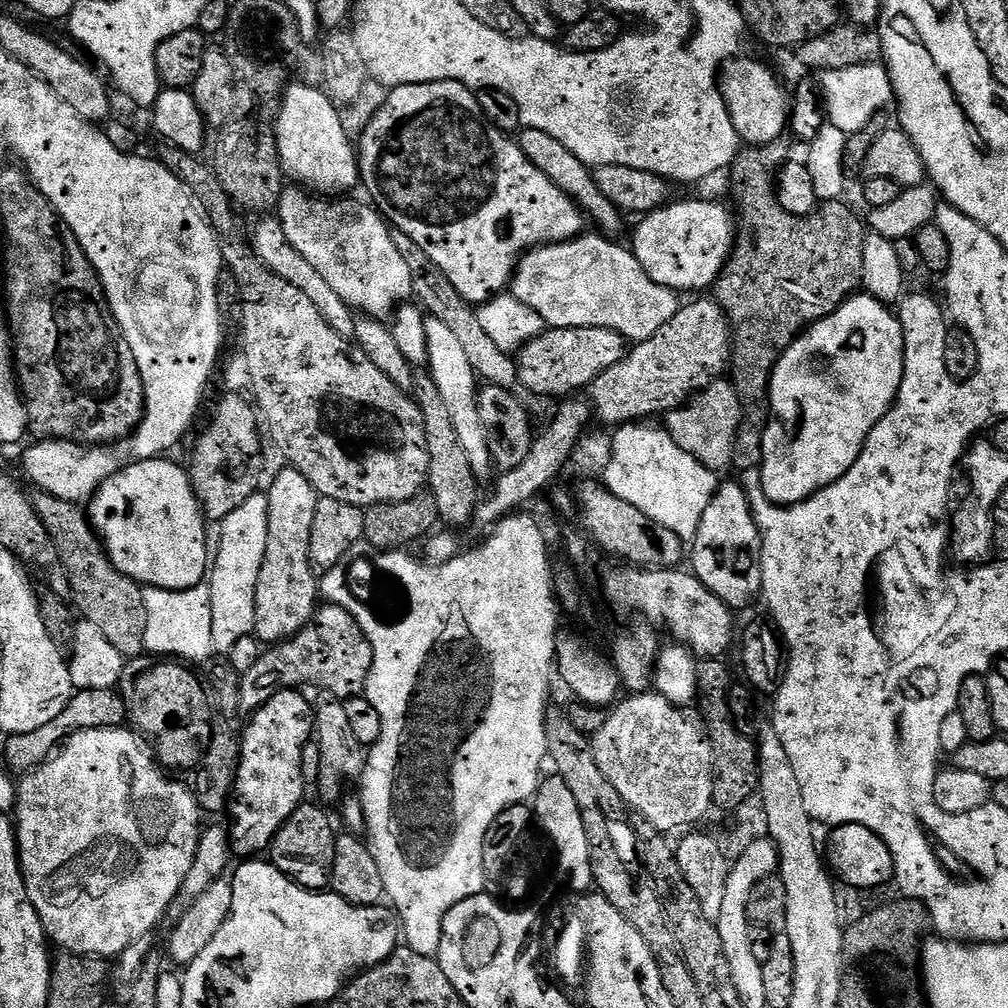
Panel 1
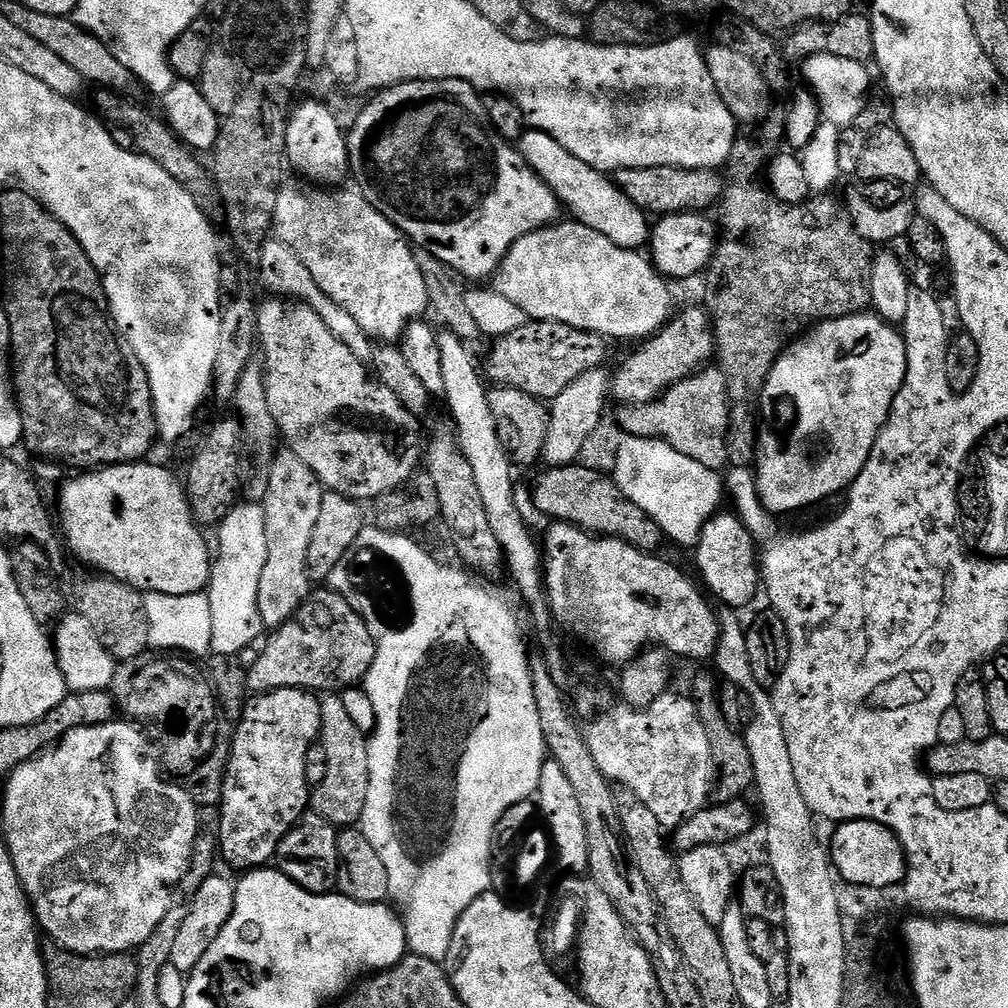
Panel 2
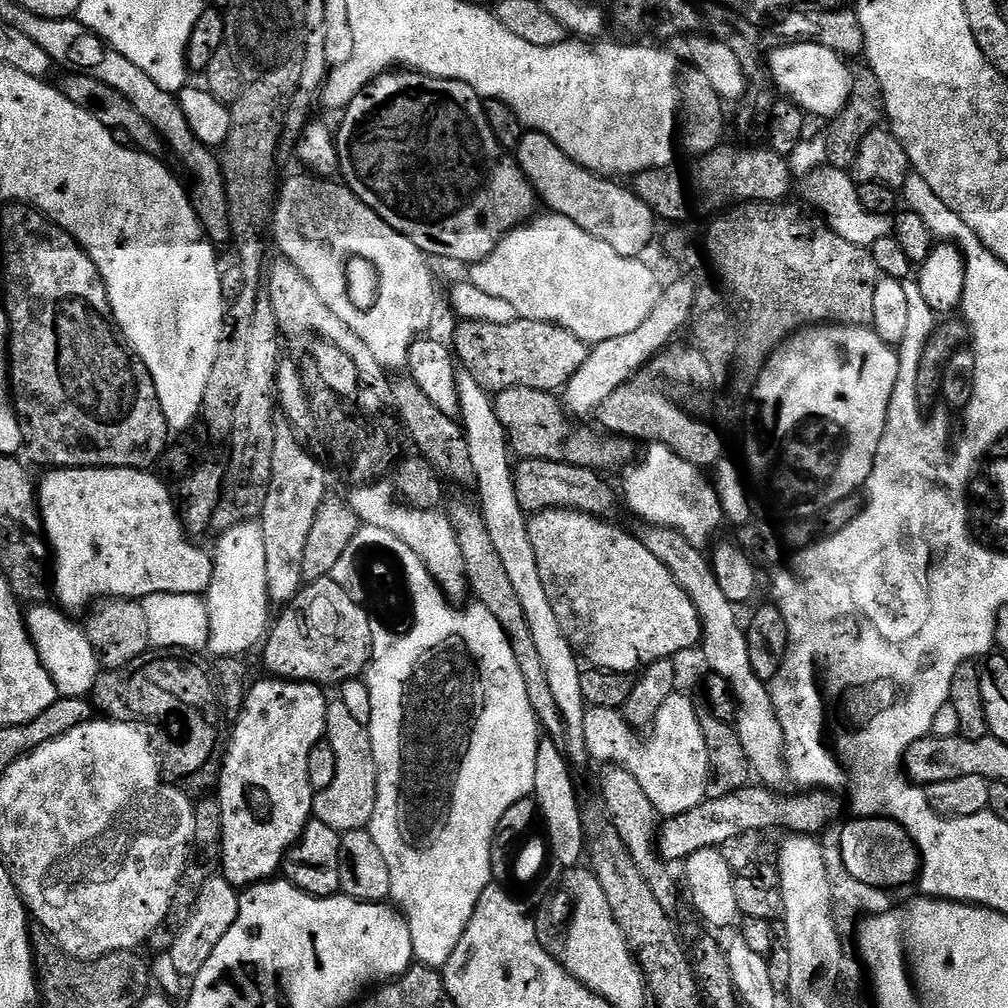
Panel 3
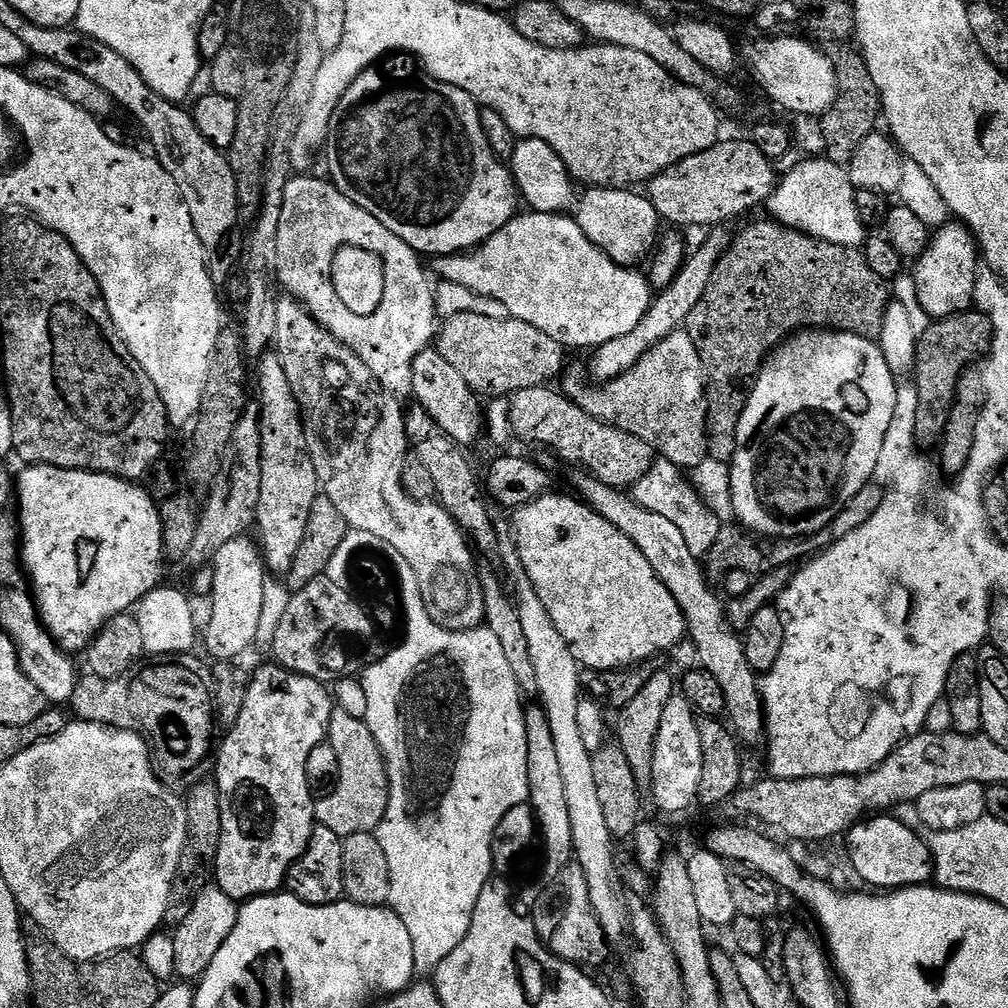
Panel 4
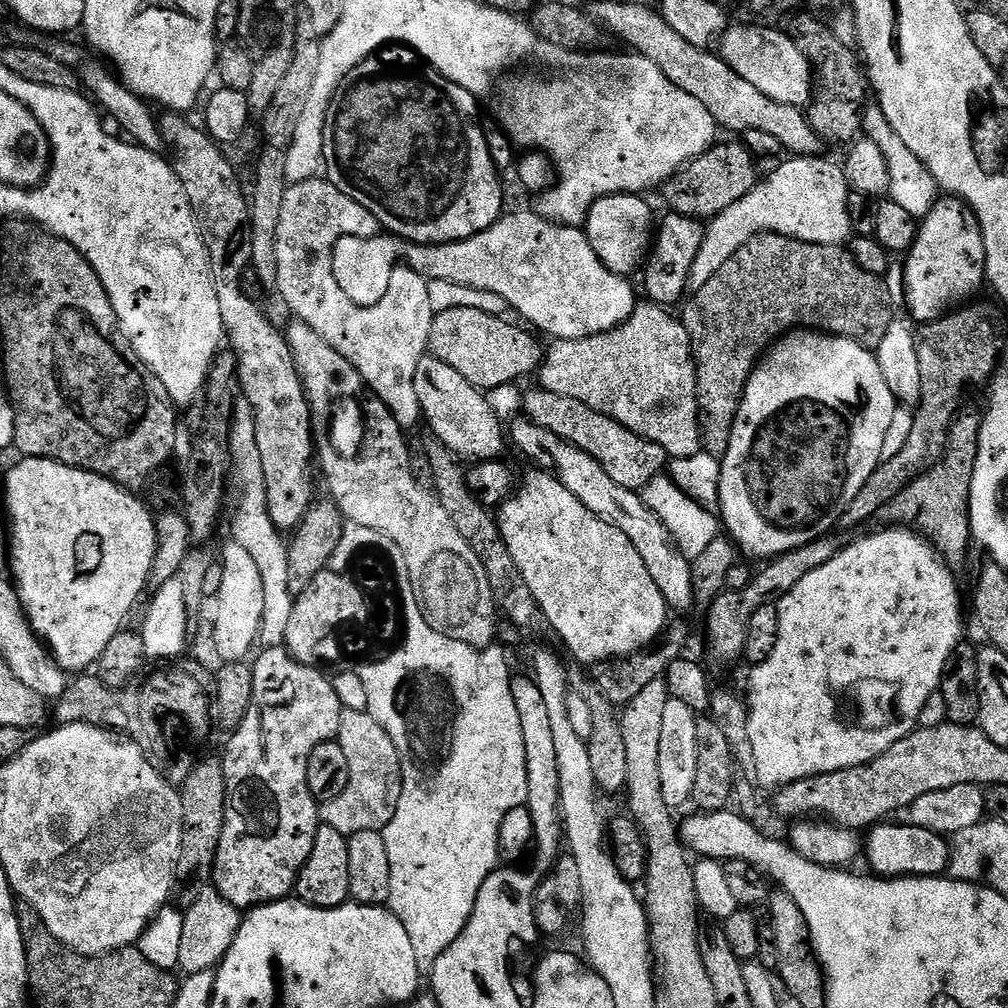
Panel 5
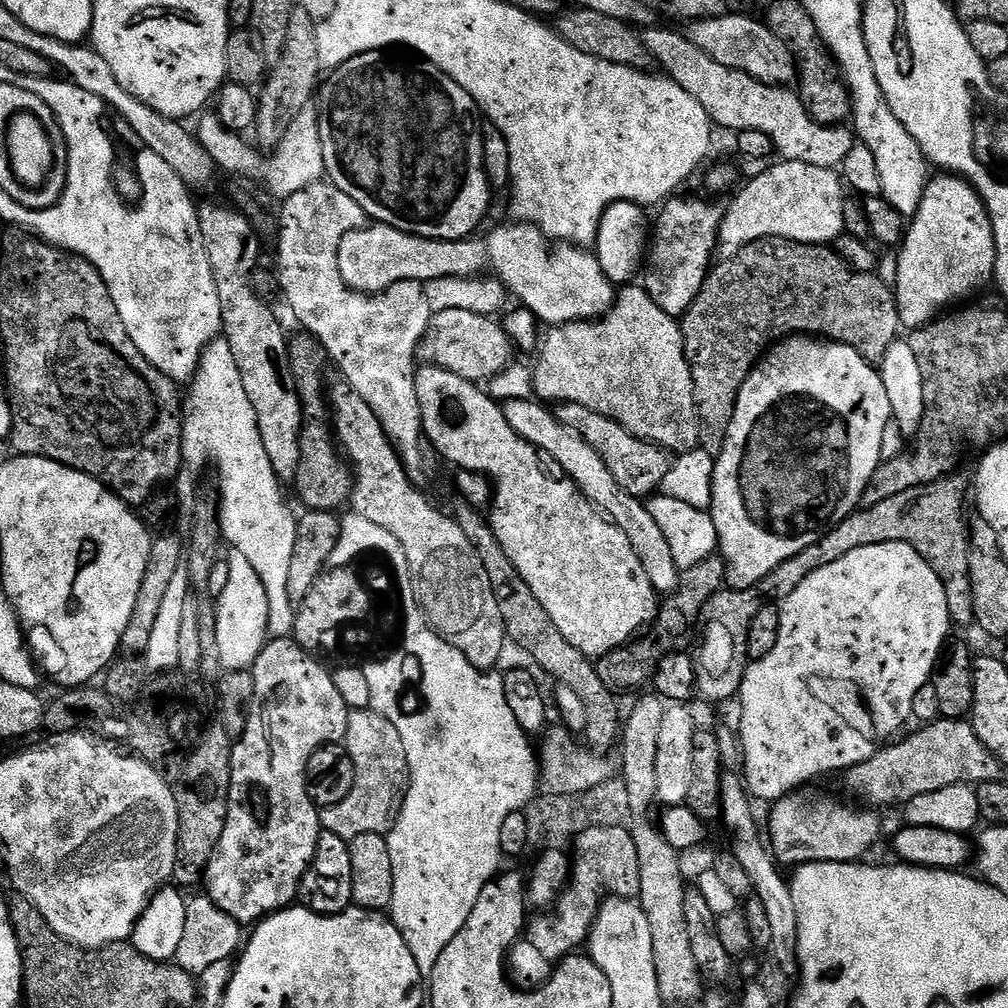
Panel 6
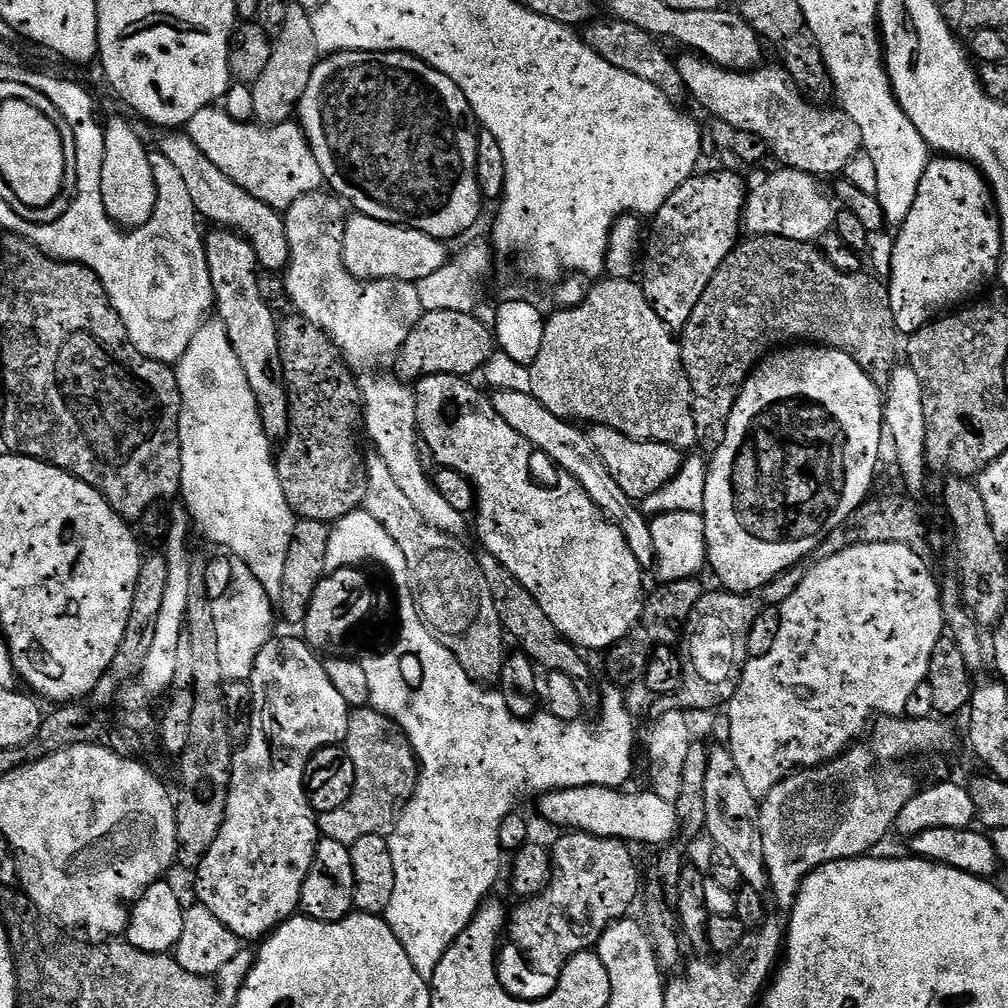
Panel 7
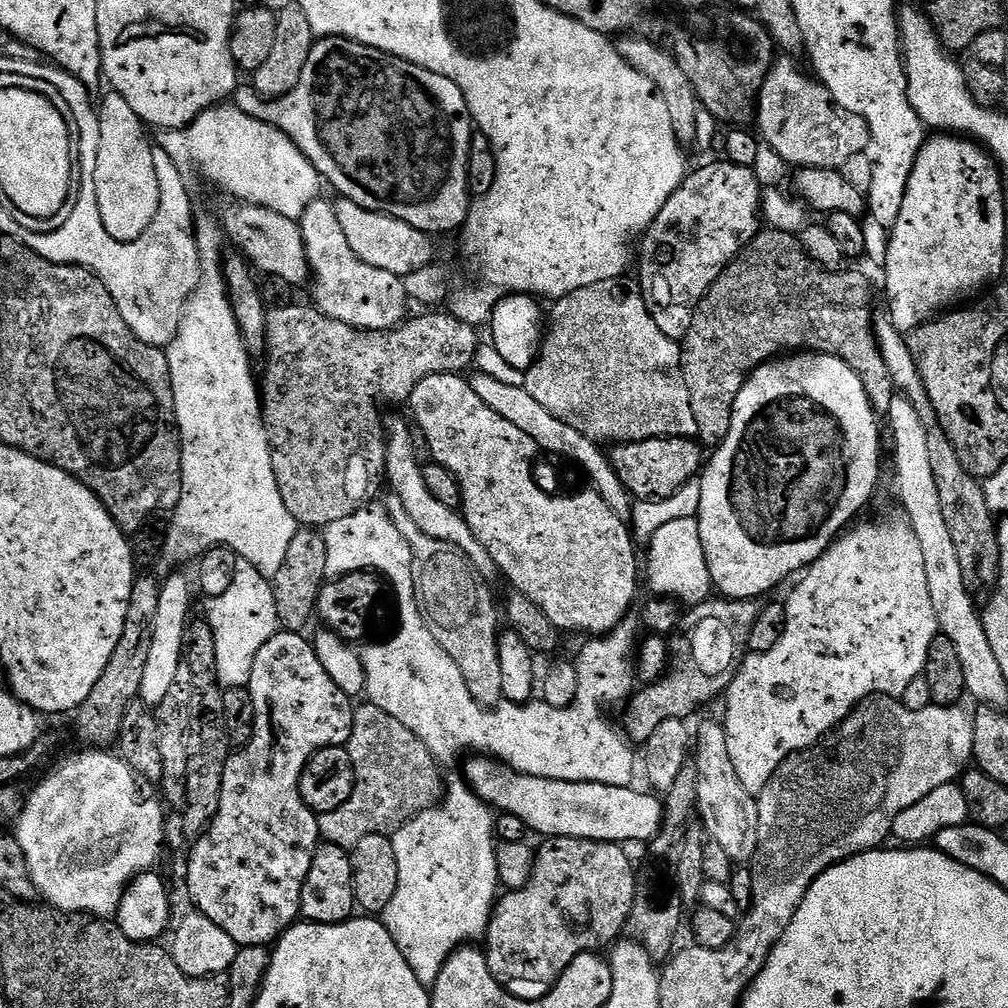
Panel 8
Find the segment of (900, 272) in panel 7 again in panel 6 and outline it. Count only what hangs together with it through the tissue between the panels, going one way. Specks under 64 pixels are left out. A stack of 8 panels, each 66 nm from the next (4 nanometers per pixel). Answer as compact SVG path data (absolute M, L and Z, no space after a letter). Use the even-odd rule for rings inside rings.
M936 175L929 179L922 202L911 217L896 252L896 314L899 323L903 327L905 324L908 330L932 323L941 310L952 306L947 304L966 299L983 284L991 285L996 274L994 230L984 200L964 177Z

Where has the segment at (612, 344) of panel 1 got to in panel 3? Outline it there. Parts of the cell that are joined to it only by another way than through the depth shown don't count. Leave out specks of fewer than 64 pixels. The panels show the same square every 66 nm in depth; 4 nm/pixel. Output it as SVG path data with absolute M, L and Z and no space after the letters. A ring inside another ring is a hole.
M460 320L457 323L456 333L450 339L454 349L455 359L459 367L469 372L490 394L510 390L510 386L530 386L534 390L559 393L574 374L578 374L578 366L586 362L589 345L582 338L570 334L570 330L560 328L550 322L538 322L537 320L521 320L506 322L505 324L491 324L490 322L478 322L477 320Z

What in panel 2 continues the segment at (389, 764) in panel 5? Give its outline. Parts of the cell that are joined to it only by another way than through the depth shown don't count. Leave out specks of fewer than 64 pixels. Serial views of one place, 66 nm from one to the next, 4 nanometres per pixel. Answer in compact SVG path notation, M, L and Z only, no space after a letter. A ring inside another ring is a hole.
M328 694L320 700L320 739L326 750L326 778L310 792L311 811L317 812L326 822L337 826L352 826L359 821L366 806L366 794L370 786L370 762L368 761L368 740L353 720L346 714L340 696Z

